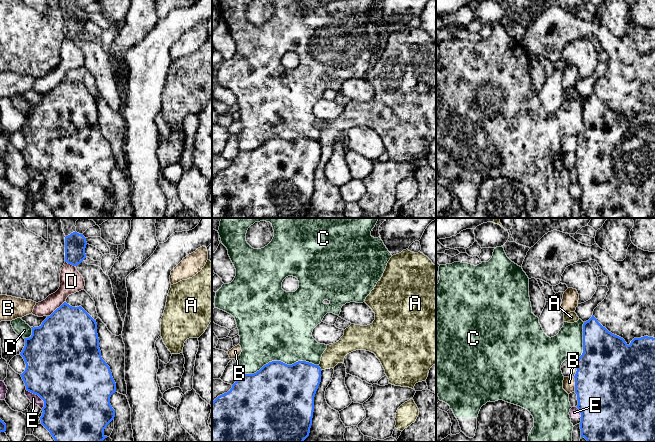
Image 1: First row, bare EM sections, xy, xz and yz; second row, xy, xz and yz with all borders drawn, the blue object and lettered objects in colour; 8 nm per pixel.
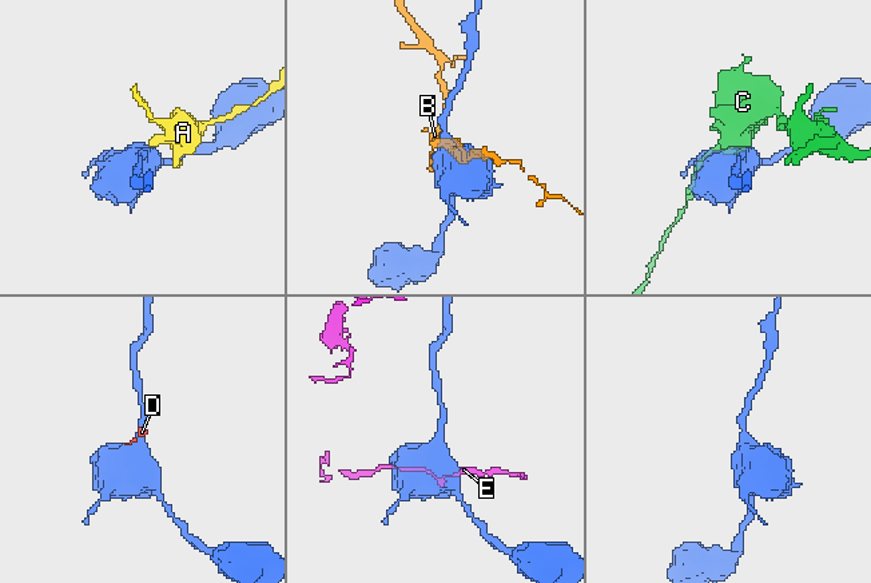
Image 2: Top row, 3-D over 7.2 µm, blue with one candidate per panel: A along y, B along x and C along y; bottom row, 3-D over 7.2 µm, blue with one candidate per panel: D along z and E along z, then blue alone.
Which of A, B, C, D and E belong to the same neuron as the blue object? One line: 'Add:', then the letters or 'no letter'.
Add: no letter

